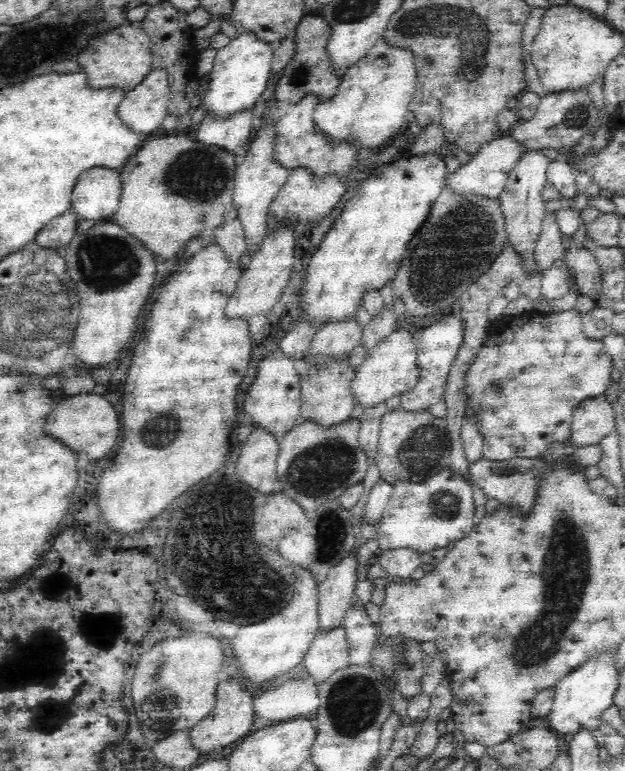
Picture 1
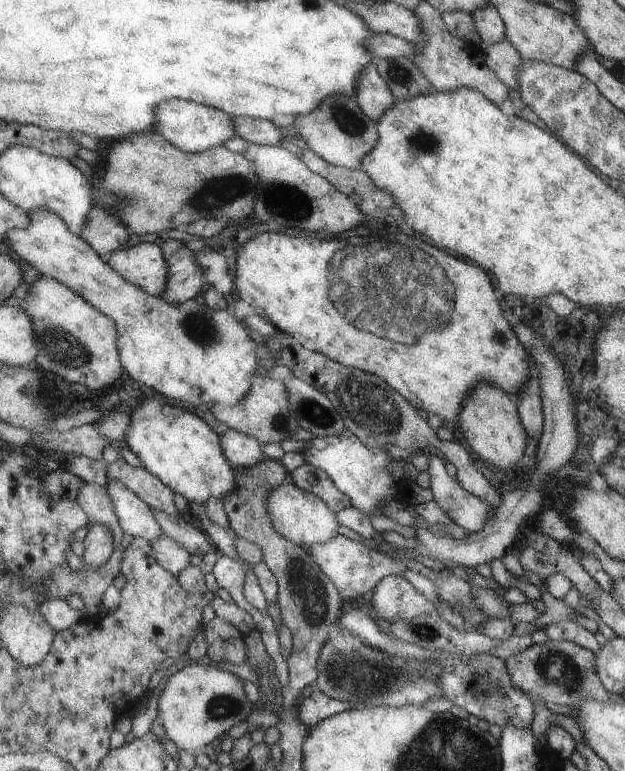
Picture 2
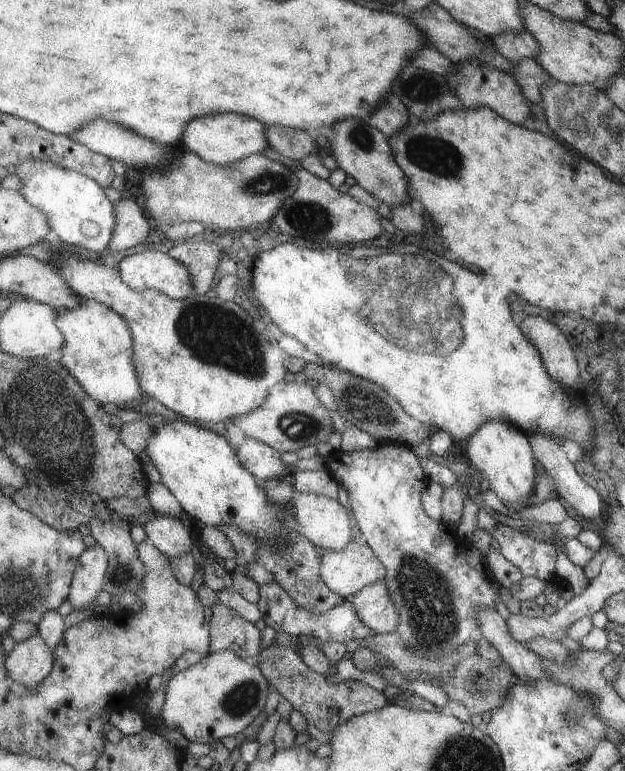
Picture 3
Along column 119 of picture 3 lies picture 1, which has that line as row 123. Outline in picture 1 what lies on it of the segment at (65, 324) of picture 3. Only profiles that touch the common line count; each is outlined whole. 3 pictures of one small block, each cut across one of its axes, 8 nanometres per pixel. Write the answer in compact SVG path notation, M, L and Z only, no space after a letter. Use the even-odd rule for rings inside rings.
M380 38L372 48L368 51L368 54L361 58L356 64L353 64L346 71L341 73L342 78L340 85L338 86L337 94L334 94L333 98L326 102L319 103L315 112L313 113L314 127L318 129L318 133L322 134L325 137L324 142L327 142L328 146L338 146L338 144L349 144L353 146L353 150L357 152L357 155L361 152L370 150L371 148L378 150L379 148L385 148L388 141L391 141L393 138L398 136L402 130L406 127L406 115L409 112L408 106L411 104L414 94L417 90L417 67L416 67L416 58L412 54L412 51L408 49L394 48L392 46L386 45L386 41Z

